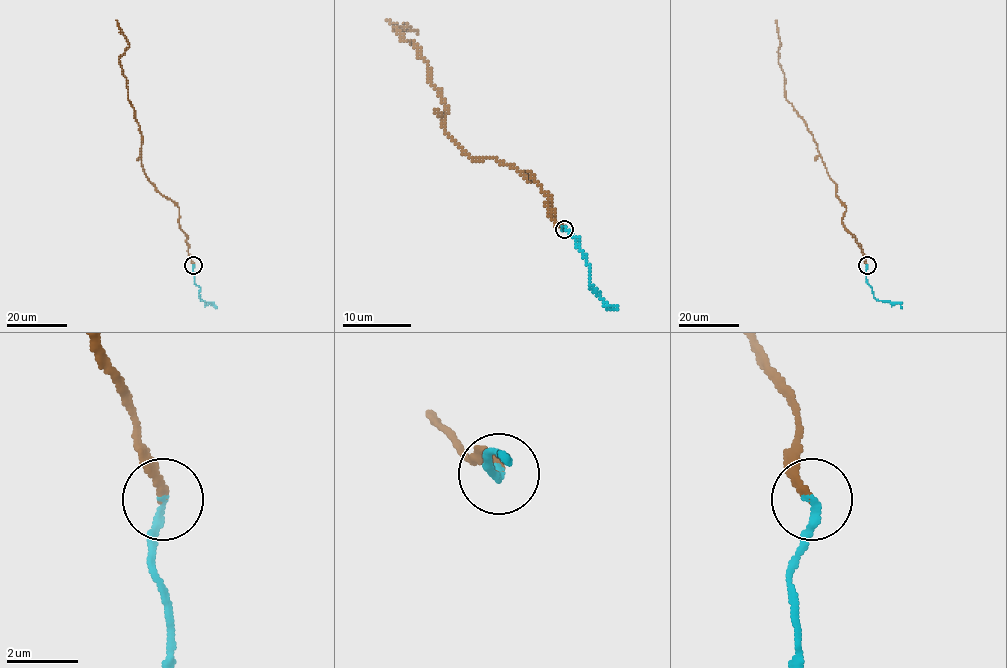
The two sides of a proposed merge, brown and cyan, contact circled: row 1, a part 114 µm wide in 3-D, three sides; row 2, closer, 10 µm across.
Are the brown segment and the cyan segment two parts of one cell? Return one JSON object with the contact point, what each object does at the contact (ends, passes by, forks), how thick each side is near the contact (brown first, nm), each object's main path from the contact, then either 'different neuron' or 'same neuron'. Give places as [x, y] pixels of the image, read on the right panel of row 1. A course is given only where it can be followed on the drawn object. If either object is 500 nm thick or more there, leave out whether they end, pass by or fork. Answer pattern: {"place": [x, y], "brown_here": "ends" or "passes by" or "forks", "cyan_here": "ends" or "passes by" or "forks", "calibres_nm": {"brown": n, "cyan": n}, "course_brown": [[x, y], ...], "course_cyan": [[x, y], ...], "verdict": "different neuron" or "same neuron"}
{"place": [867, 265], "brown_here": "ends", "cyan_here": "ends", "calibres_nm": {"brown": 190, "cyan": 180}, "course_brown": [[867, 265], [861, 246], [842, 222], [846, 208], [836, 196], [836, 185], [817, 144], [786, 99], [776, 20]], "course_cyan": [[867, 265], [866, 282], [874, 296], [883, 302], [898, 302], [901, 308]], "verdict": "same neuron"}

